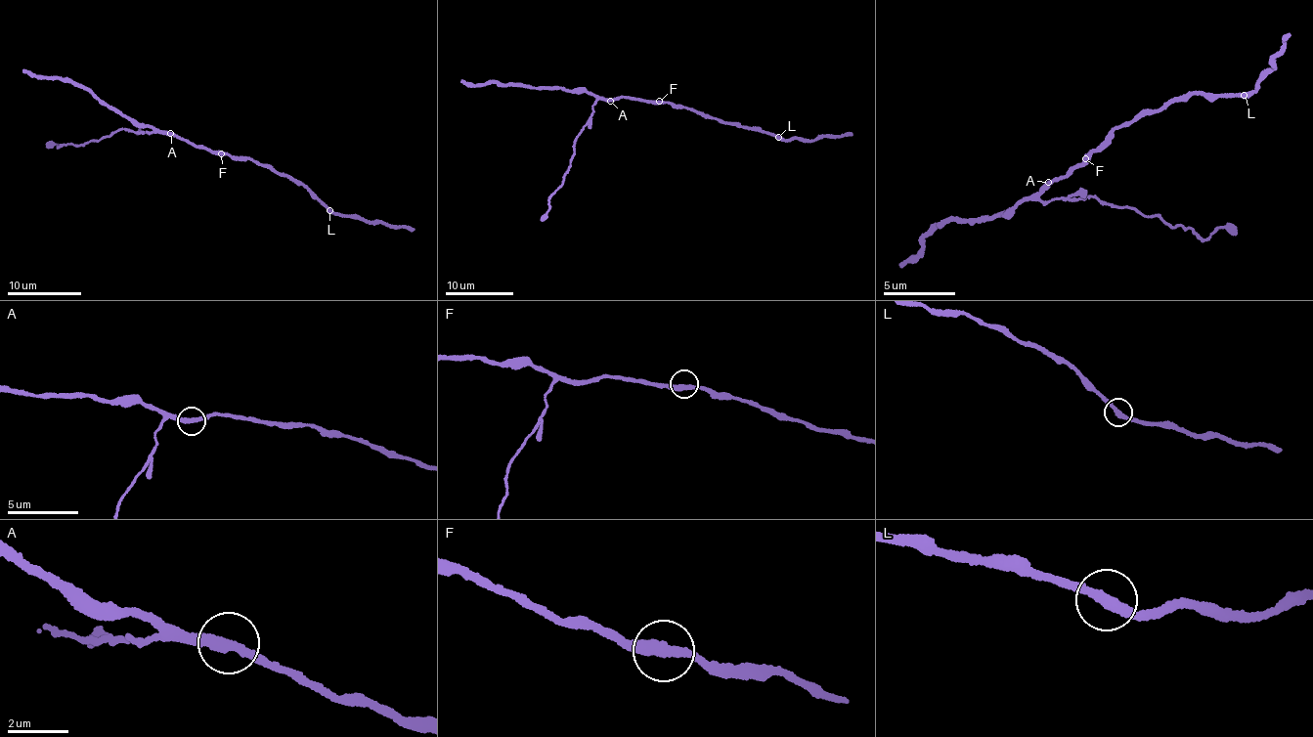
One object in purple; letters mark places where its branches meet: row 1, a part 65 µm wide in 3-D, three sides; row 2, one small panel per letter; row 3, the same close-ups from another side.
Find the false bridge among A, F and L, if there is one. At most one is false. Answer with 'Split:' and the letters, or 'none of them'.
Split: none of them

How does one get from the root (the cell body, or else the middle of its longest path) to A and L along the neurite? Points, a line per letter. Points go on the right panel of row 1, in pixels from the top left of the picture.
A: (1088, 155), (1050, 186), (1048, 182)
L: (1088, 155), (1116, 128), (1143, 108), (1155, 111), (1192, 90), (1220, 95), (1232, 92), (1246, 94)

